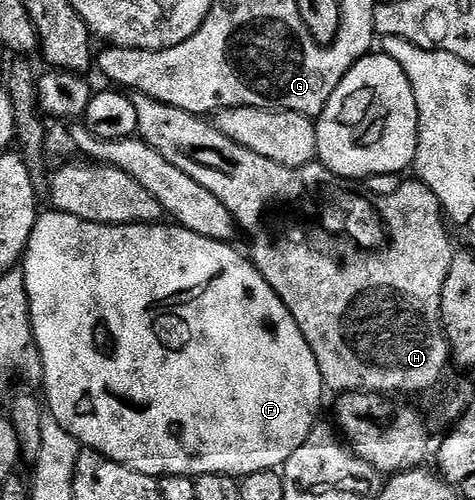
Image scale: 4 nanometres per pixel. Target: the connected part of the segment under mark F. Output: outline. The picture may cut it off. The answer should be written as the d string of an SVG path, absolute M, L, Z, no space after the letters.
M49 209L46 215L45 212L38 214L35 229L31 229L29 248L23 256L23 270L27 281L27 297L31 305L31 325L37 338L39 353L43 357L43 369L45 370L43 376L45 395L43 394L43 399L47 404L48 414L53 415L55 421L59 421L59 425L63 425L63 429L67 429L67 433L71 433L71 437L75 437L82 448L98 451L100 455L106 455L111 461L122 463L124 467L130 467L144 475L154 477L188 475L196 477L207 473L223 473L234 477L244 477L251 473L284 468L285 463L291 457L291 453L295 453L295 449L299 449L305 444L311 429L318 422L319 416L317 414L321 411L321 398L327 395L327 388L319 373L319 363L315 361L315 353L311 353L311 345L307 345L307 337L303 337L299 325L295 325L295 317L291 317L287 305L283 305L283 301L277 296L275 289L271 289L271 285L267 285L267 281L257 272L252 262L242 252L241 255L229 243L220 243L214 239L199 237L199 233L191 233L191 229L170 225L165 221L132 223L131 225L103 225L102 223L83 221L79 217L71 217L71 213L63 213L56 209Z

